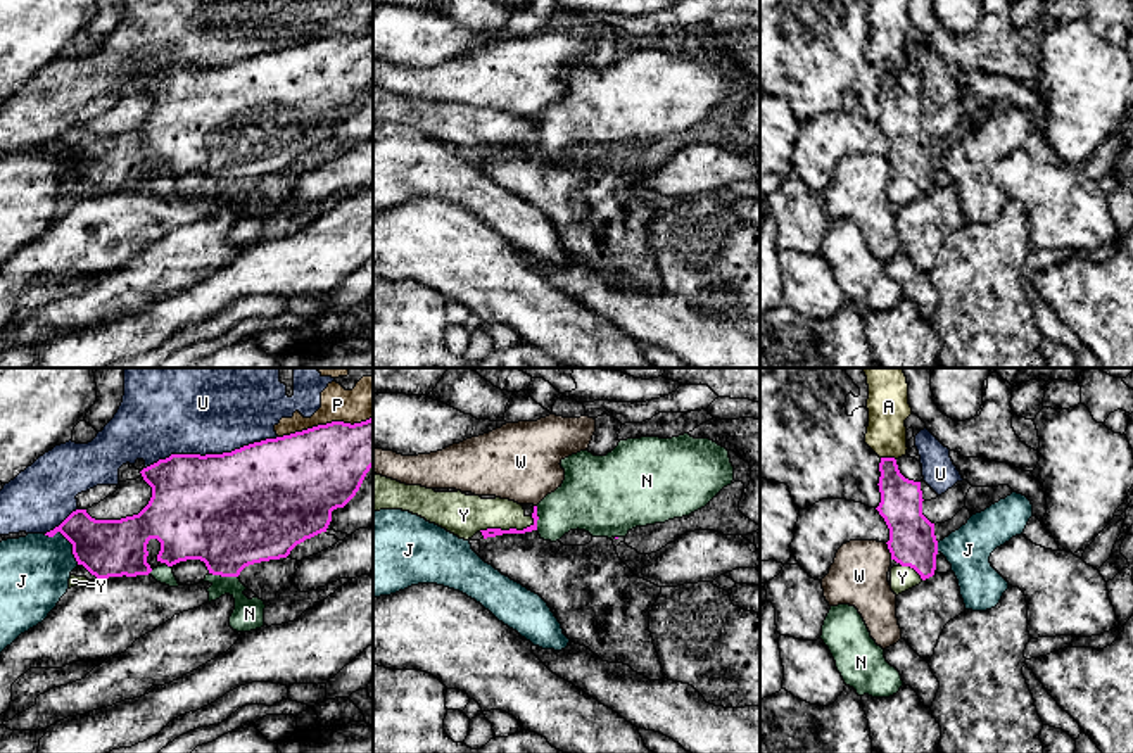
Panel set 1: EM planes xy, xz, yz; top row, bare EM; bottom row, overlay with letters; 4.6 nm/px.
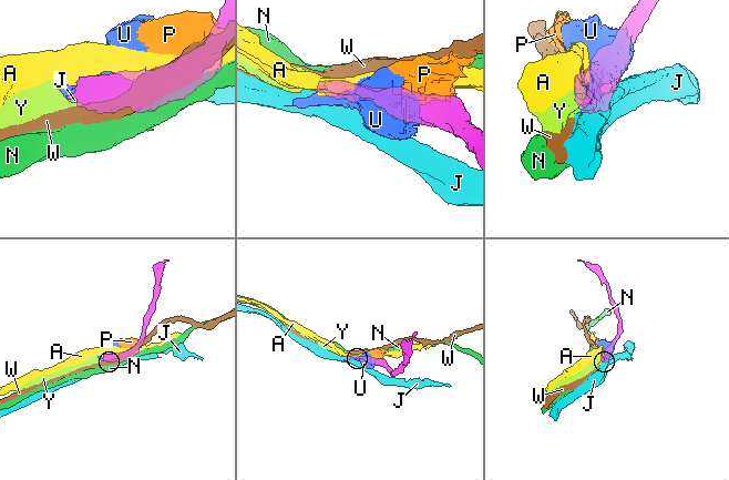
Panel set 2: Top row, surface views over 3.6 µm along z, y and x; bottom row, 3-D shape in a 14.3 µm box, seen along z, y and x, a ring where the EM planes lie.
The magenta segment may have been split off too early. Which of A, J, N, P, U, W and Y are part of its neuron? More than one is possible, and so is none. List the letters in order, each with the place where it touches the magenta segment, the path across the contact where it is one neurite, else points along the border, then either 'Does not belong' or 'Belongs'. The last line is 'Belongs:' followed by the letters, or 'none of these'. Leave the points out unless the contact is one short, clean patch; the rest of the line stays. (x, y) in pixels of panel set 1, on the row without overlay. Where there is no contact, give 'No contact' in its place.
A: Touches magenta at yz (888, 71). Does not belong
J: Touches magenta at xy (68, 152). Boundary: xy (44, 147), (59, 145), (71, 158), (78, 177). Does not belong
N: Touches magenta at xy (225, 189). Does not belong
P: Touches magenta at xy (327, 37). Does not belong
U: Touches magenta at xy (208, 68). Does not belong
W: Touches magenta at yz (890, 164). Boundary: yz (886, 156), (892, 171). Does not belong
Y: Touches magenta at xz (506, 144). Belongs
Belongs: Y

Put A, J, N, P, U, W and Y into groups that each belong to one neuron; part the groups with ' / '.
A / J / N / P U / W / Y

